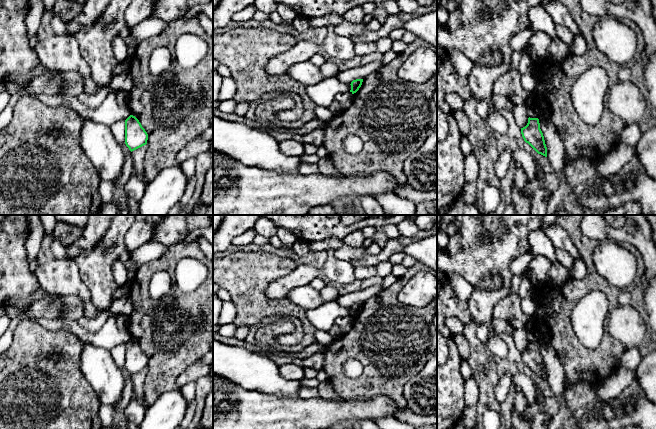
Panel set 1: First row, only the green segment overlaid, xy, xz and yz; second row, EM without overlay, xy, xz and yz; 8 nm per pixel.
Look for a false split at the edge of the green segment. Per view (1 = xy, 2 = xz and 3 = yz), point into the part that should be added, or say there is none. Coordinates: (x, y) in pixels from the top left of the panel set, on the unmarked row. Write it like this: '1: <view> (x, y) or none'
1: none
2: none
3: none

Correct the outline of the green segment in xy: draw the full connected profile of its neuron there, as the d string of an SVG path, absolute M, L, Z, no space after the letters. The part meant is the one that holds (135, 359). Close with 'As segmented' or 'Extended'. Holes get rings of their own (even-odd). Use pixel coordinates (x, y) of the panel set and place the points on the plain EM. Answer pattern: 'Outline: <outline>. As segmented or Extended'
Outline: M130 339L125 344L125 368L132 376L147 368L148 358L139 344Z. As segmented

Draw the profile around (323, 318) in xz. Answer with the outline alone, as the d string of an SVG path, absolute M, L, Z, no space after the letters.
M337 300L326 301L318 308L306 311L306 316L317 330L328 332L340 316L351 314L350 308L343 308Z

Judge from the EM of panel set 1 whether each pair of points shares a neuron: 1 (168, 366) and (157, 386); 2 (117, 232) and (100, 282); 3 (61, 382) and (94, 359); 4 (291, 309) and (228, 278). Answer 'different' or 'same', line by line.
1: same
2: same
3: different
4: same

